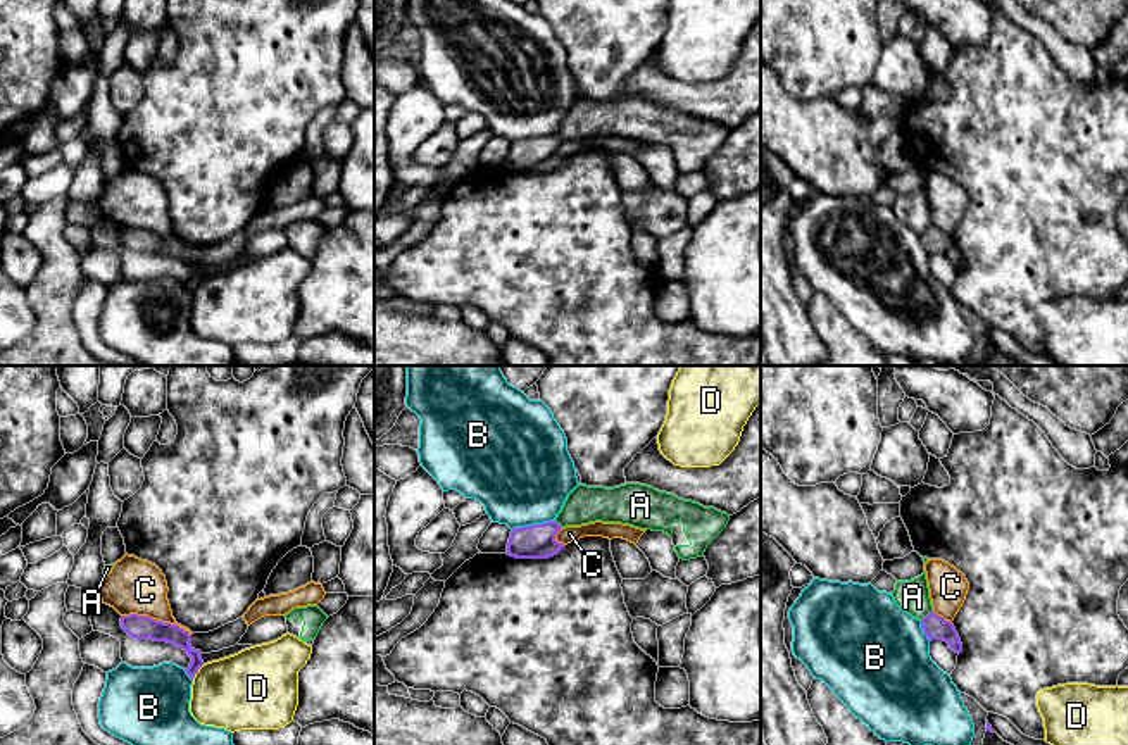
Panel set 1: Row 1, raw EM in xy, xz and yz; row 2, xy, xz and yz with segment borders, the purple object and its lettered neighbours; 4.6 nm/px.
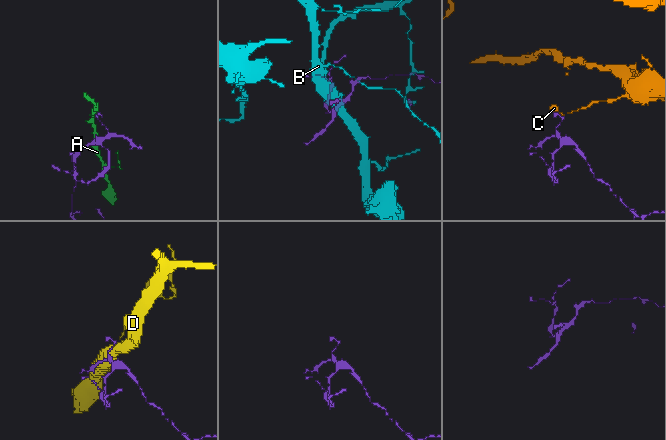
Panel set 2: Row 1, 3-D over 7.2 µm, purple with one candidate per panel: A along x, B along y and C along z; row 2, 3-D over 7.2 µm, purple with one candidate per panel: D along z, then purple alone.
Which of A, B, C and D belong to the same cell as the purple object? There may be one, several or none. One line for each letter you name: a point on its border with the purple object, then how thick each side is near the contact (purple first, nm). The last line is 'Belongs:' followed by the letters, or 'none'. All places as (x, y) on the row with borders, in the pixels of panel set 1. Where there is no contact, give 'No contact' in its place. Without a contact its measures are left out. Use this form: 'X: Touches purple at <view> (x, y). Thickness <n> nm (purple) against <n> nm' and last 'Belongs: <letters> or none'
Belongs: none

